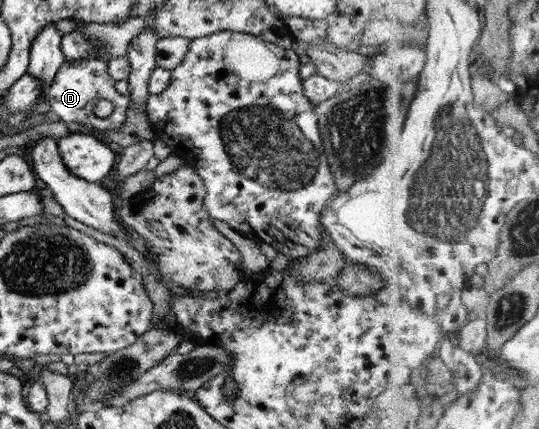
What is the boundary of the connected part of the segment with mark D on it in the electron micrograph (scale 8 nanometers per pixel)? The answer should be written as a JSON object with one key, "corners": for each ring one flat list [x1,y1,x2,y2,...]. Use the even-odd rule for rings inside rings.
{"corners":[[103,58,85,59,85,60,65,60,57,69,57,72,52,78,52,83,47,87,44,94,44,102,48,104,49,111,55,113,63,123,75,122,75,124,82,124,84,128,92,128,93,134,101,134,99,137,102,139,102,134,109,130,117,130,125,120,125,112,130,105,130,98,127,95,119,94,115,90,115,81,109,77,106,69,107,60],[99,100,107,100,113,105,111,116,106,118,96,118,93,114,93,108]]}

